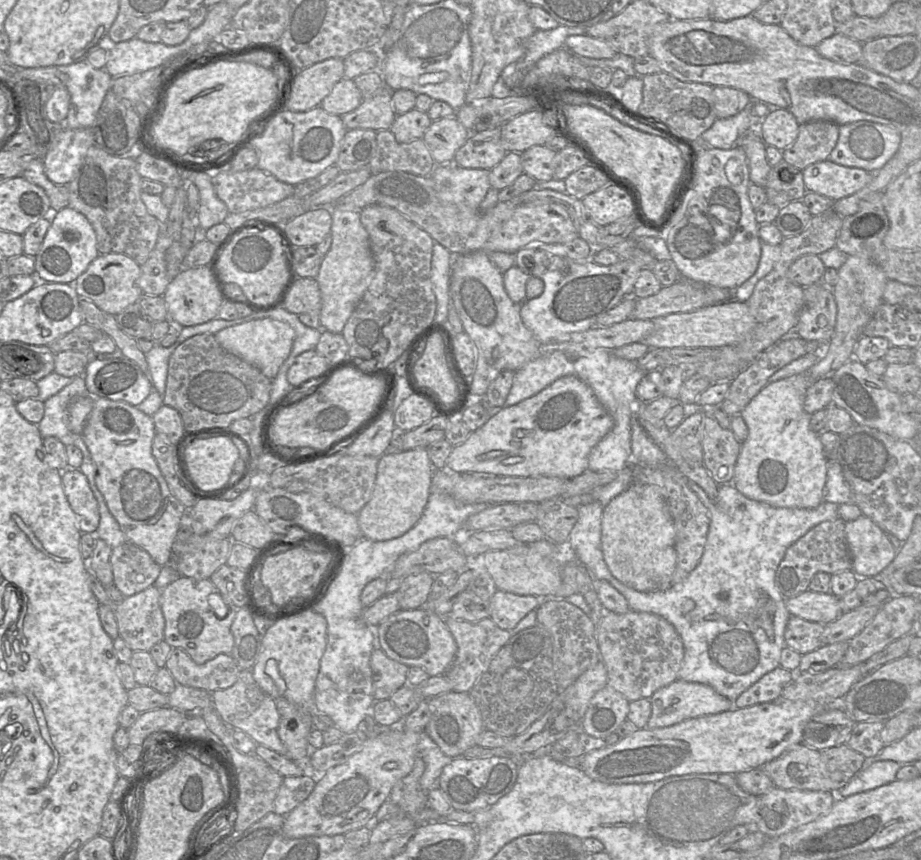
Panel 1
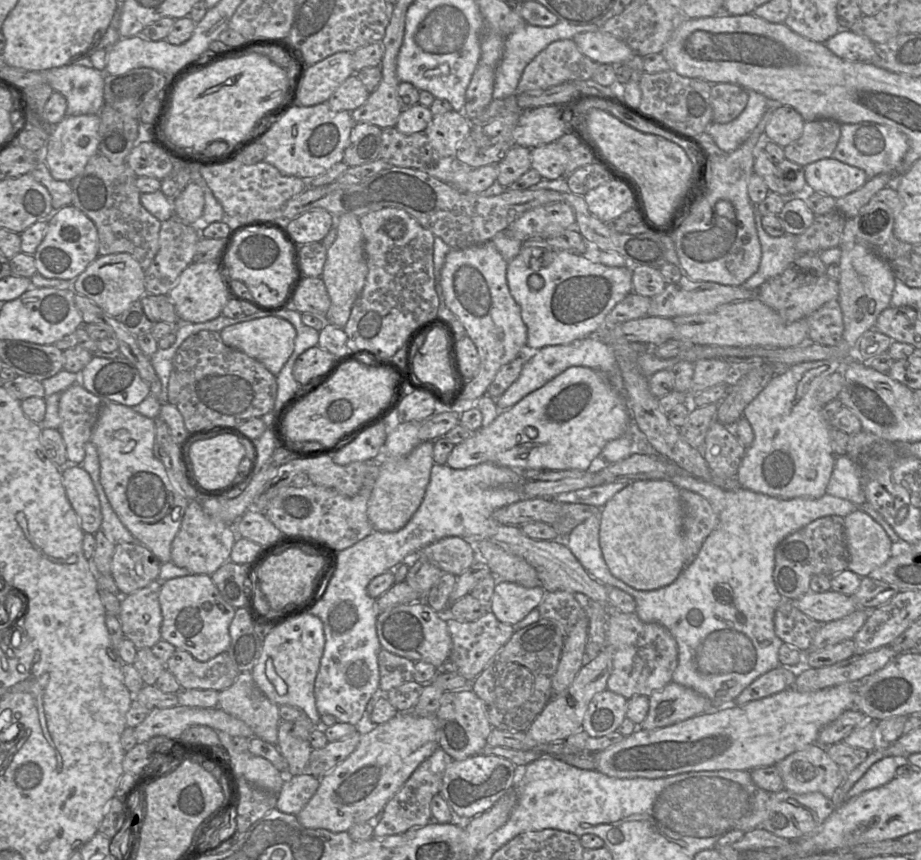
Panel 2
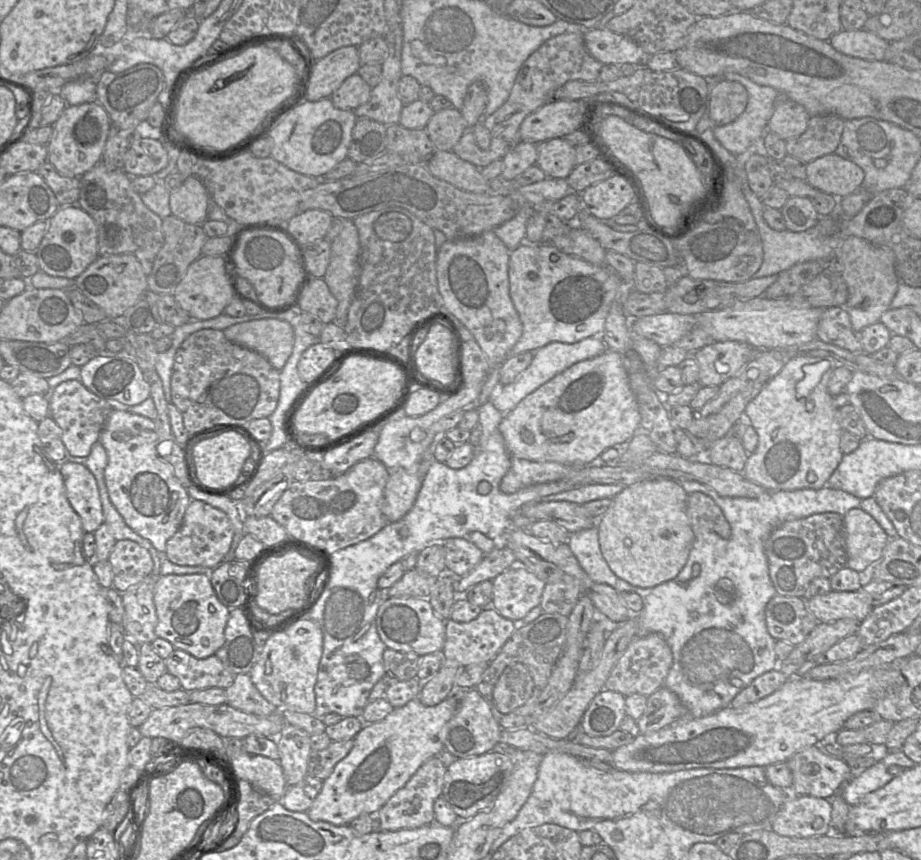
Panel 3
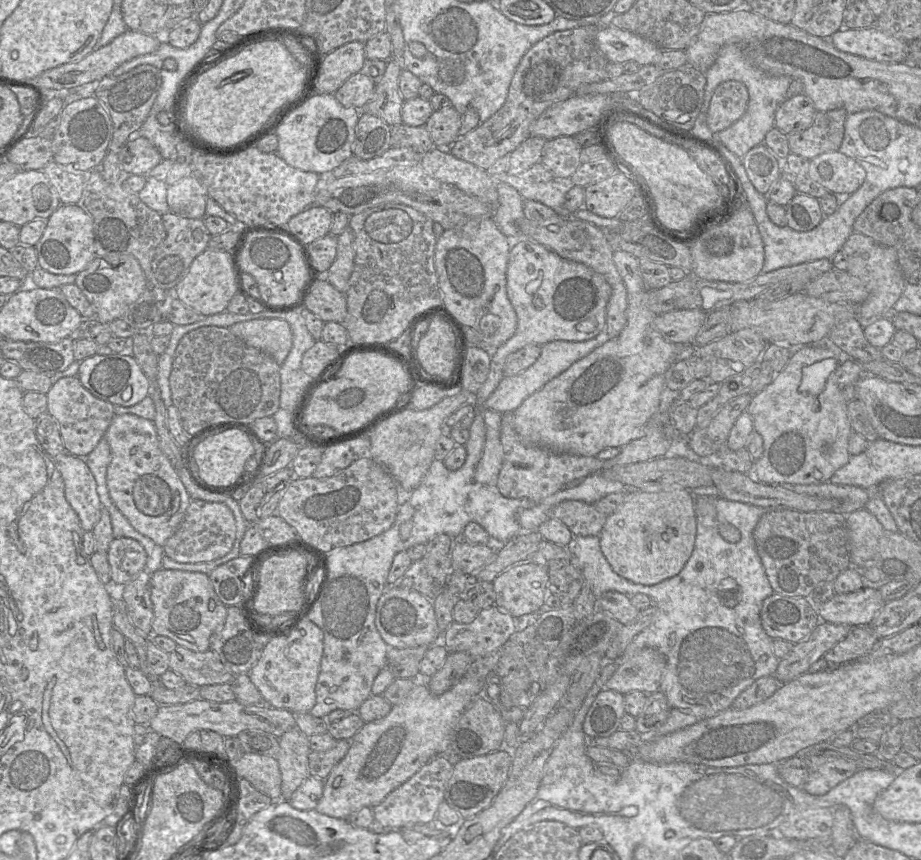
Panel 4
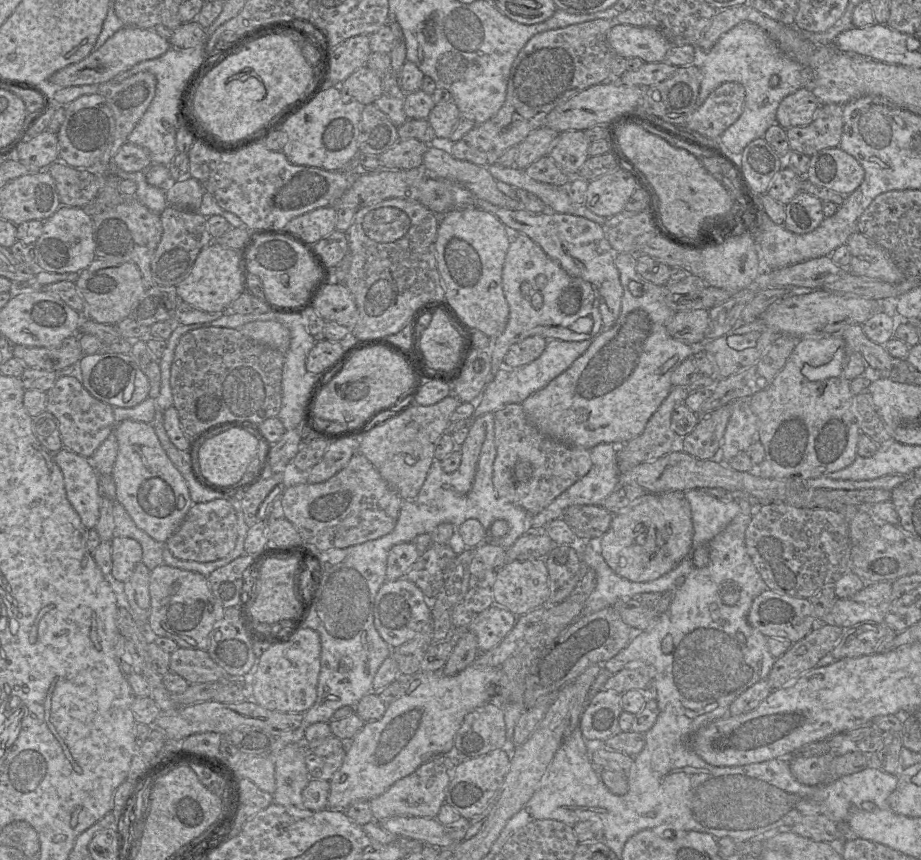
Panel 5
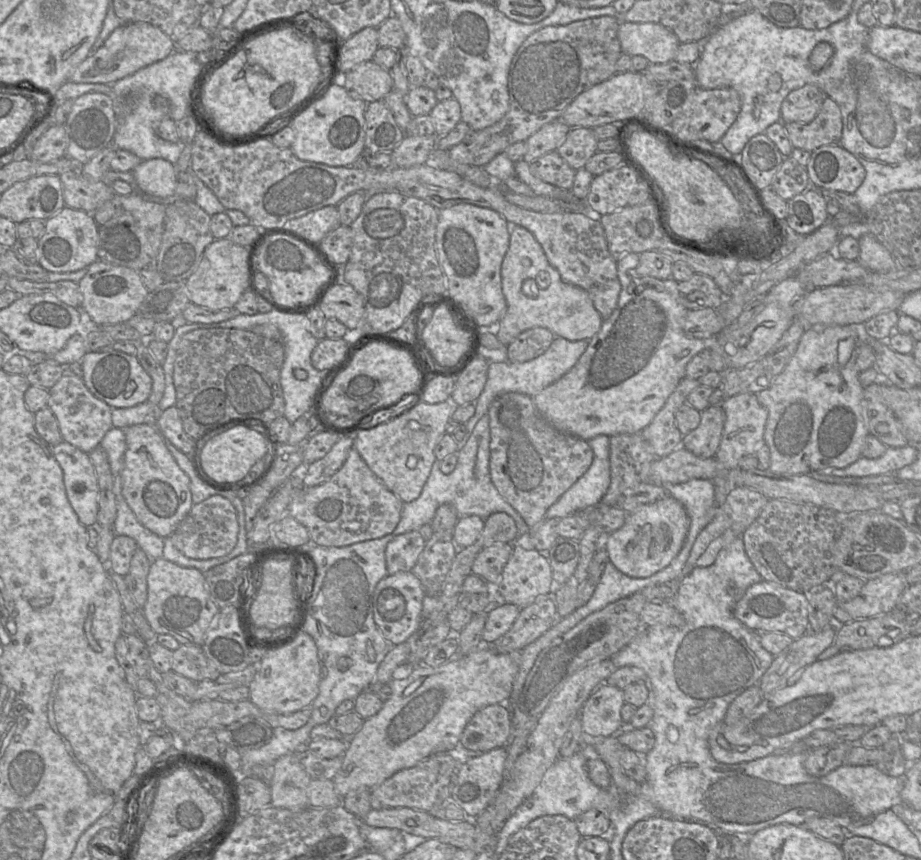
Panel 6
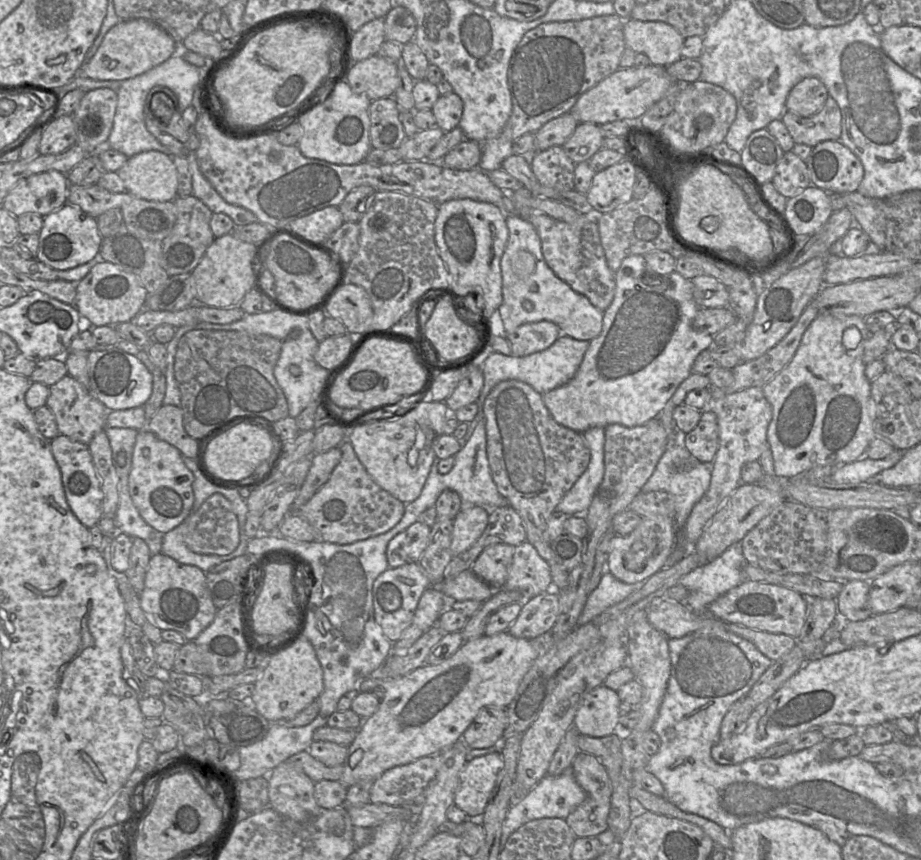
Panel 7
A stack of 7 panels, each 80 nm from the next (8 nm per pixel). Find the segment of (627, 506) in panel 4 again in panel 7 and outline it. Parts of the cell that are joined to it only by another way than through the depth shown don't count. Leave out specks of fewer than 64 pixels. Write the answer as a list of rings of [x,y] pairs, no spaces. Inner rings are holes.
[[[660,514],[642,516],[639,525],[629,535],[613,535],[607,571],[628,584],[645,582],[665,567],[676,544],[677,532],[673,517]]]

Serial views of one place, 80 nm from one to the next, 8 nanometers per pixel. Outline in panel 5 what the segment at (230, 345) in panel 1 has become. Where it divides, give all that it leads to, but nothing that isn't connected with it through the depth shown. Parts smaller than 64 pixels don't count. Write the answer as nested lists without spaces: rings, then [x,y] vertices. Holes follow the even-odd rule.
[[[274,320],[253,321],[236,329],[246,337],[275,348],[283,354],[288,351],[290,330],[280,322]]]

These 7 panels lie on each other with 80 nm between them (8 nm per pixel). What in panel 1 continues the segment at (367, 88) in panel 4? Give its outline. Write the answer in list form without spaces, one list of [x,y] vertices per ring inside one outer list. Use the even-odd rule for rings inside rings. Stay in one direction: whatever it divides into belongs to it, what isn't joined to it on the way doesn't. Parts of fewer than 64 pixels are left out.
[[[343,78],[335,84],[320,106],[329,114],[342,116],[355,110],[362,101],[362,94],[354,80]]]

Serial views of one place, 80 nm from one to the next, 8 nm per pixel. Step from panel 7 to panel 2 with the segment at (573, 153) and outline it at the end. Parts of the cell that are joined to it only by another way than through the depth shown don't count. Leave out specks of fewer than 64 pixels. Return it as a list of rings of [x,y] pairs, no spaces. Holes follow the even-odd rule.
[[[557,141],[531,149],[531,167],[543,179],[555,180],[566,175],[569,150]]]

